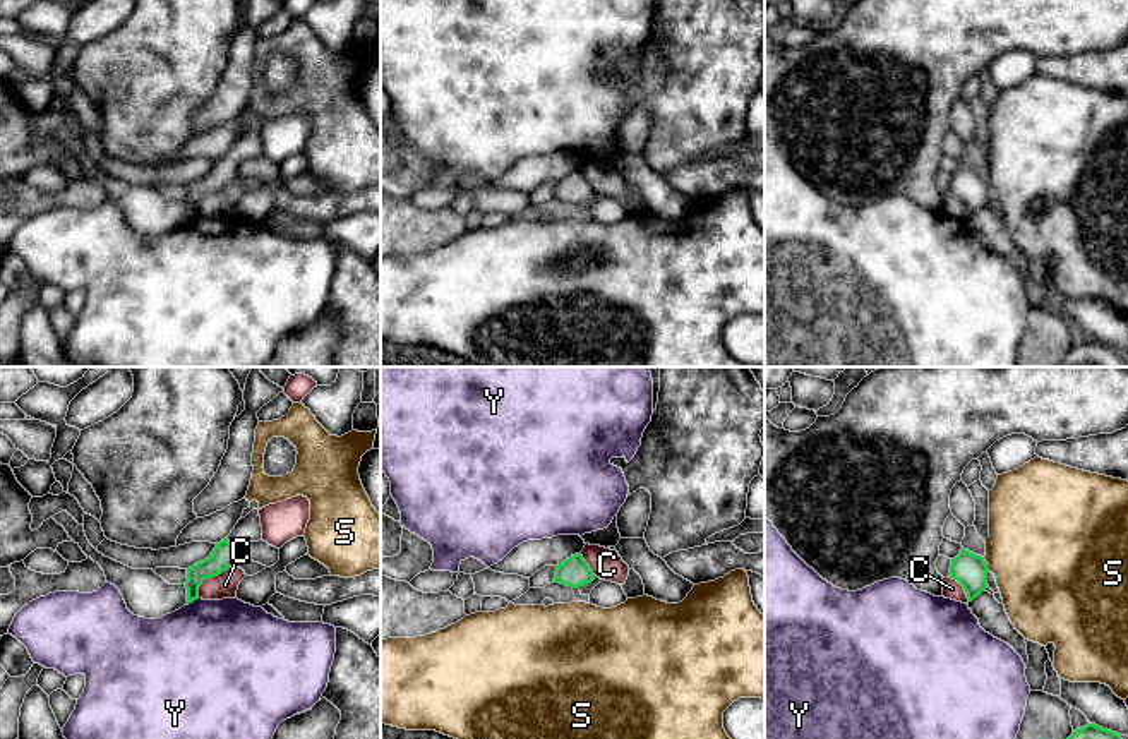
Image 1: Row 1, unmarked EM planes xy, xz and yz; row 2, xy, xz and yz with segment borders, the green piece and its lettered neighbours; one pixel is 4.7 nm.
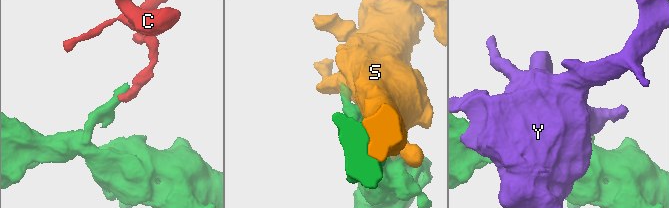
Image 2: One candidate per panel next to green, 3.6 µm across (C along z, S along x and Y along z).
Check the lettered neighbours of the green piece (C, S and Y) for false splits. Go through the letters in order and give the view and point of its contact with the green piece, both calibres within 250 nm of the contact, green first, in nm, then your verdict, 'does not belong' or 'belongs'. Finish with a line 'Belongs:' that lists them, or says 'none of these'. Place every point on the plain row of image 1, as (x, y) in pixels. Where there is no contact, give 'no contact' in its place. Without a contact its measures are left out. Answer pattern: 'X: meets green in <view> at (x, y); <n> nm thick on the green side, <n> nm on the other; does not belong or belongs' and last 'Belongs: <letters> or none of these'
C: meets green in xy at (210, 192); 120 nm thick on the green side, 120 nm on the other; does not belong
S: meets green in yz at (986, 180); 160 nm thick on the green side, 480 nm on the other; does not belong
Y: meets green in xy at (191, 218); 110 nm thick on the green side, 500 nm on the other; does not belong
Belongs: none of these

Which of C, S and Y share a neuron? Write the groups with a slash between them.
C / S / Y

